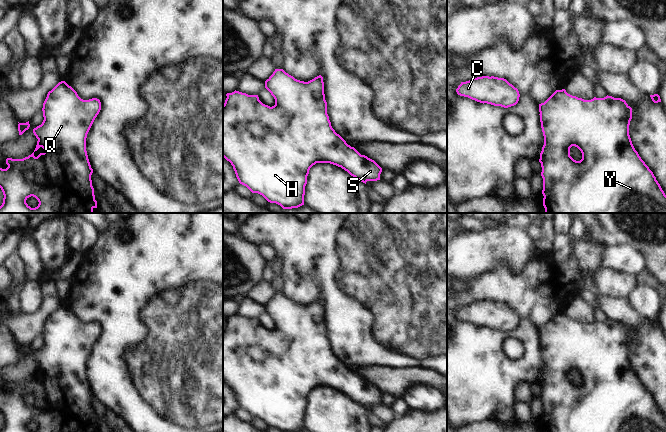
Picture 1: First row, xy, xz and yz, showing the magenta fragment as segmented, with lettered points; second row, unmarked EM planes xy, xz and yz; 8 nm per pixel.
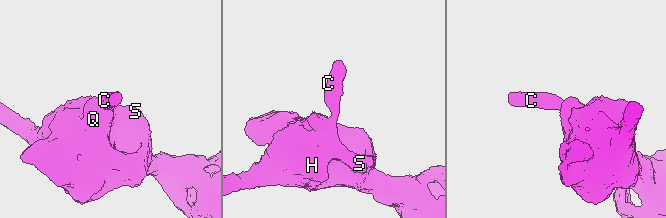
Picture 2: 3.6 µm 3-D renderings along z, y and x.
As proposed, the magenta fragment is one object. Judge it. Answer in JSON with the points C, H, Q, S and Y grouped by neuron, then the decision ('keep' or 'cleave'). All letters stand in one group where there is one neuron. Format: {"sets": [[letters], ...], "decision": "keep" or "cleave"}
{"sets": [["C", "H", "Q", "S", "Y"]], "decision": "keep"}

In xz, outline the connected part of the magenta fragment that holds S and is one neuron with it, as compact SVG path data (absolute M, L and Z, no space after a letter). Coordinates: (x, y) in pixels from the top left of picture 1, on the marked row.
M275 69L265 81L265 88L275 99L272 107L263 104L258 95L248 95L236 90L226 94L223 104L223 157L233 166L240 184L252 193L262 195L270 203L276 203L283 209L292 209L304 205L307 176L316 163L330 163L341 167L365 184L367 181L380 180L382 168L374 160L361 155L348 145L332 128L321 75L304 82L295 79L283 69Z

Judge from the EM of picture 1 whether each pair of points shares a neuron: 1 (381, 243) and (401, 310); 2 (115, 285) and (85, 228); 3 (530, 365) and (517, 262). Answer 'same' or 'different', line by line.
1: same
2: different
3: different

